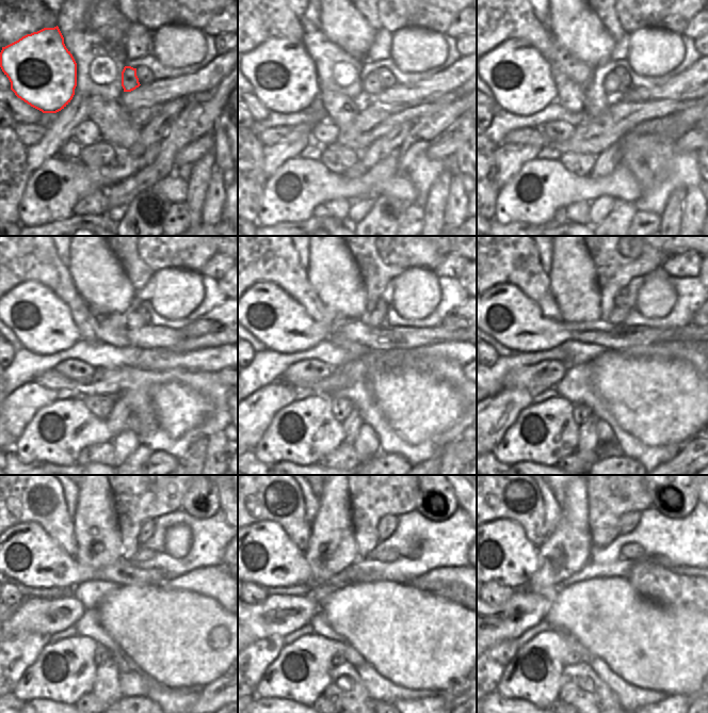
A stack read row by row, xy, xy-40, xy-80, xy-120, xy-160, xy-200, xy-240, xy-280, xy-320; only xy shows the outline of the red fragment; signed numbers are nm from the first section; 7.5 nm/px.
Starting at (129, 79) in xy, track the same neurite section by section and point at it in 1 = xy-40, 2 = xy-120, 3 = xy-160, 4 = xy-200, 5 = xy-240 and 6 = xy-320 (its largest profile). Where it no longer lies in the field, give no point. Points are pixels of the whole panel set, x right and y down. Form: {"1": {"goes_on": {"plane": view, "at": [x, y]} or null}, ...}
{"1": {"goes_on": {"plane": "xy-40", "at": [371, 84]}}, "2": {"goes_on": {"plane": "xy-120", "at": [139, 334]}}, "3": {"goes_on": {"plane": "xy-160", "at": [267, 311]}}, "4": {"goes_on": {"plane": "xy-200", "at": [503, 312]}}, "5": {"goes_on": {"plane": "xy-240", "at": [25, 552]}}, "6": {"goes_on": {"plane": "xy-320", "at": [500, 552]}}}

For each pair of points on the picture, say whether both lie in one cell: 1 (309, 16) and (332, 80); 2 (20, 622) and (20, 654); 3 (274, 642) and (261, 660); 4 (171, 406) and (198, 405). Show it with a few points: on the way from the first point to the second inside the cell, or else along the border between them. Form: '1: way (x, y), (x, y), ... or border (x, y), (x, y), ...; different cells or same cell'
1: way (312, 32), (314, 40), (330, 58), (332, 64); same cell
2: border (46, 636), (43, 634), (22, 634), (11, 638); different cells
3: way (271, 646), (261, 655); same cell
4: way (177, 406), (192, 406); same cell

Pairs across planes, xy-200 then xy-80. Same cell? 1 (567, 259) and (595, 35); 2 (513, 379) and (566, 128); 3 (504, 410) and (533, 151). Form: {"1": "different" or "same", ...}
{"1": "same", "2": "same", "3": "same"}

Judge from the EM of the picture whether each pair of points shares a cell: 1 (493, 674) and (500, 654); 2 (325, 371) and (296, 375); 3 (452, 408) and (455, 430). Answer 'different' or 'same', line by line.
1: same
2: same
3: different

